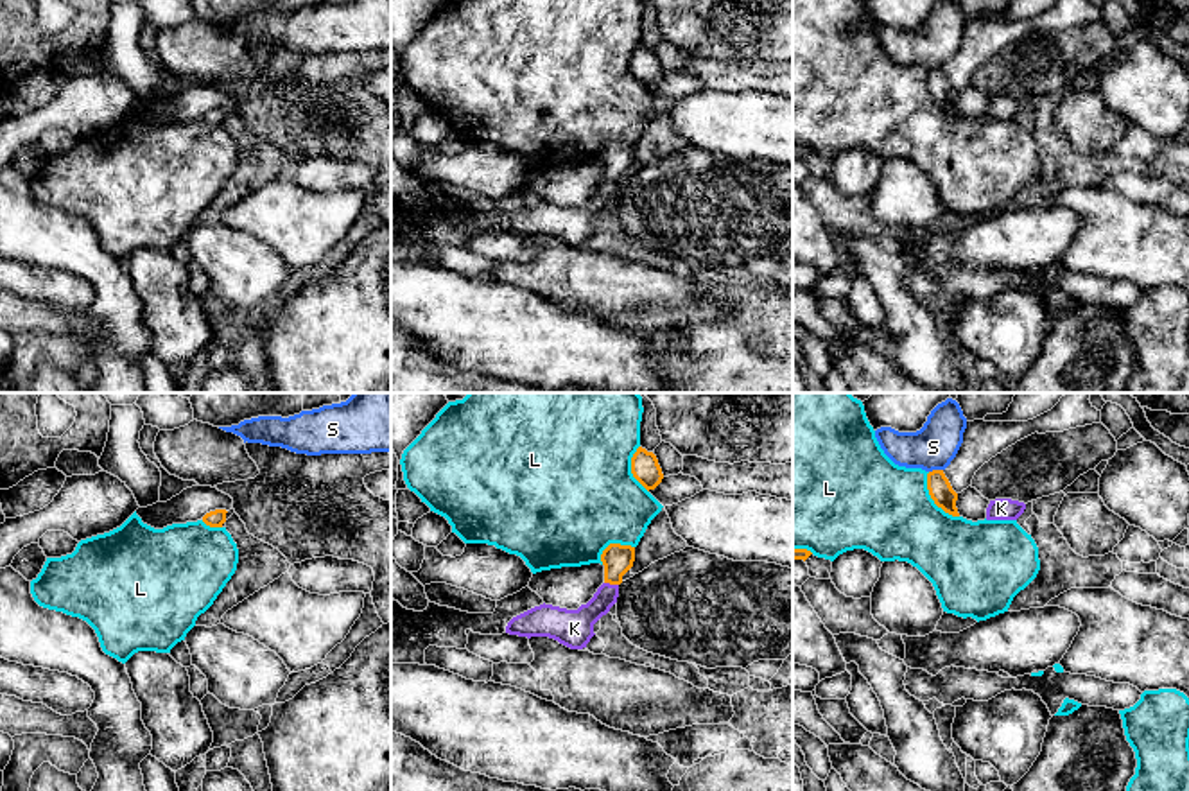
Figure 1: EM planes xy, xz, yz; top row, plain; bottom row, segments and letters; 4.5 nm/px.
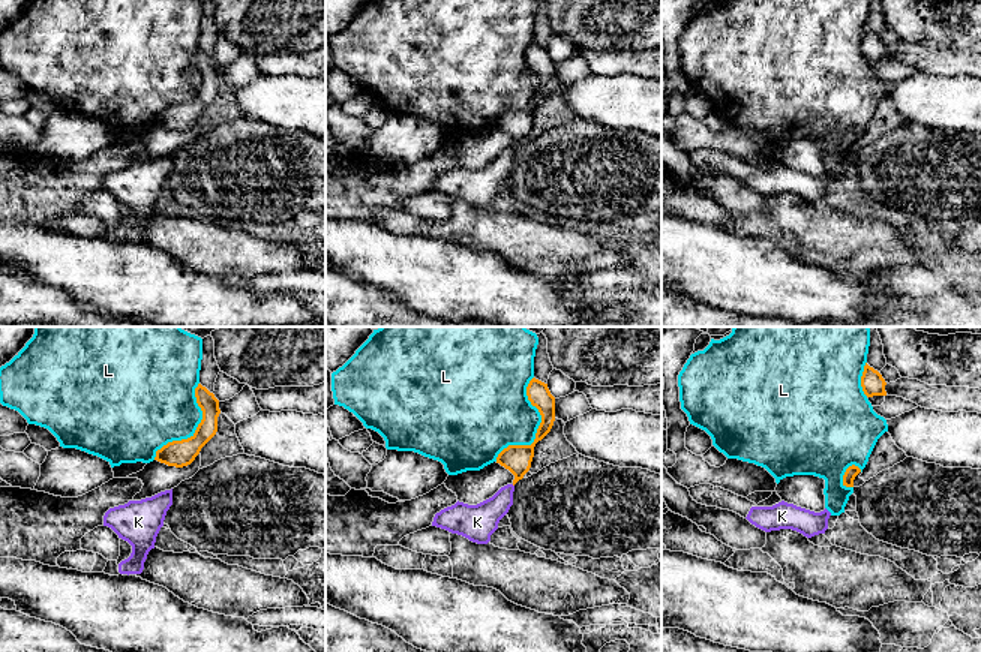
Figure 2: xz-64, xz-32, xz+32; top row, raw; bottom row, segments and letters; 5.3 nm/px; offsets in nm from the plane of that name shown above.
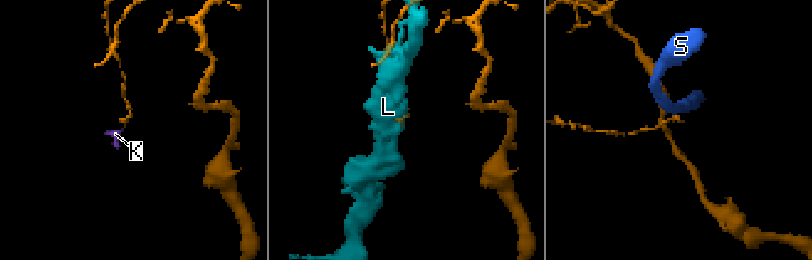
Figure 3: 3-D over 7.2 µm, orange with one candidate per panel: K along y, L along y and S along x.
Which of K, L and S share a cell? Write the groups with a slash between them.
K / L / S

